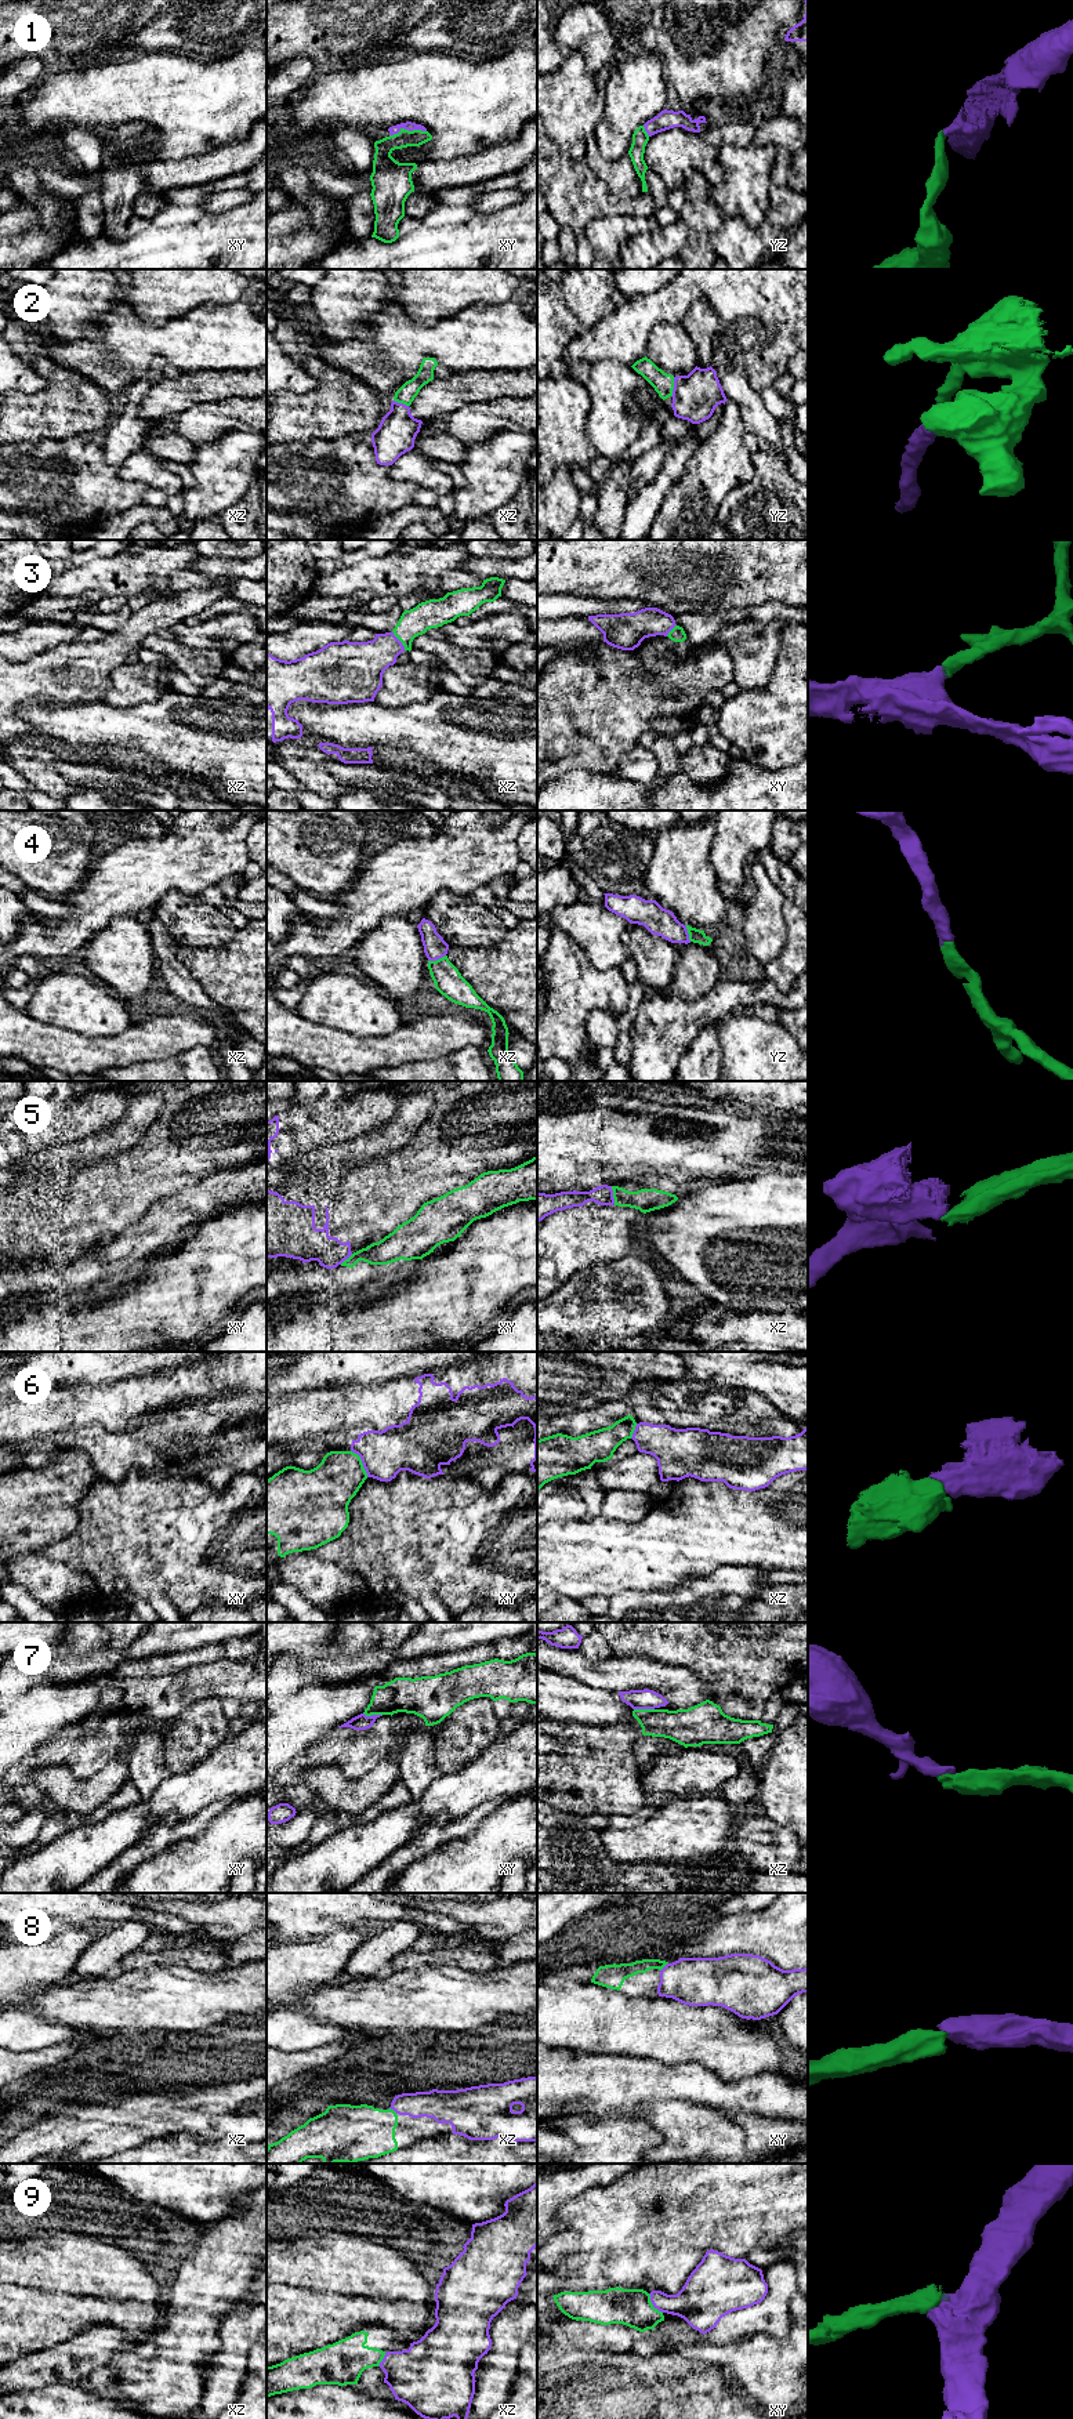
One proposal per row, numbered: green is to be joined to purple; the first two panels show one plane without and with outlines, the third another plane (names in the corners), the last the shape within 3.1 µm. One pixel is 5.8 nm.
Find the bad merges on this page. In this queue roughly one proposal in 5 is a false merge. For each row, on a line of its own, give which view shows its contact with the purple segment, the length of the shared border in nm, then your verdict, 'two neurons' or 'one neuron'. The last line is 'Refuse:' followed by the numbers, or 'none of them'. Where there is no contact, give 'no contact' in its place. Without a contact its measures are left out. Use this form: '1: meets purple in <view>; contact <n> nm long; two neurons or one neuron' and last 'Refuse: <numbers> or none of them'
1: meets purple in xy; contact 220 nm long; one neuron
2: meets purple in yz; contact 110 nm long; one neuron
3: meets purple in xz; contact 130 nm long; one neuron
4: meets purple in xz; contact 110 nm long; one neuron
5: meets purple in xz; contact 110 nm long; two neurons
6: meets purple in xy; contact 190 nm long; two neurons
7: meets purple in xz; contact 120 nm long; two neurons
8: meets purple in xy; contact 70 nm long; one neuron
9: meets purple in xy; contact 150 nm long; two neurons
Refuse: 5, 6, 7, 9

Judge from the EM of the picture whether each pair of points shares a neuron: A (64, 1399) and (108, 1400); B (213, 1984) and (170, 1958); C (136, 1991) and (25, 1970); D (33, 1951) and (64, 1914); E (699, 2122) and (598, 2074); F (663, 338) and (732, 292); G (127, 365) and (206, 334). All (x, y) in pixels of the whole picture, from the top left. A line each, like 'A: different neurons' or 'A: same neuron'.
A: same neuron
B: different neurons
C: different neurons
D: different neurons
E: different neurons
F: different neurons
G: same neuron

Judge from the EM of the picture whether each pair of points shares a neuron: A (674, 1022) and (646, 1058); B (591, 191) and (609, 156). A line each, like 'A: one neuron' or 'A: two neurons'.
A: one neuron
B: two neurons

